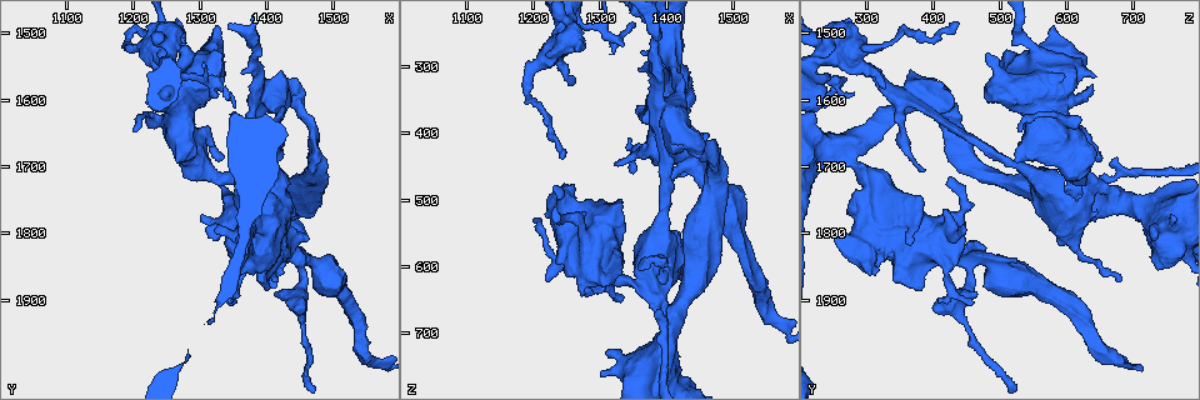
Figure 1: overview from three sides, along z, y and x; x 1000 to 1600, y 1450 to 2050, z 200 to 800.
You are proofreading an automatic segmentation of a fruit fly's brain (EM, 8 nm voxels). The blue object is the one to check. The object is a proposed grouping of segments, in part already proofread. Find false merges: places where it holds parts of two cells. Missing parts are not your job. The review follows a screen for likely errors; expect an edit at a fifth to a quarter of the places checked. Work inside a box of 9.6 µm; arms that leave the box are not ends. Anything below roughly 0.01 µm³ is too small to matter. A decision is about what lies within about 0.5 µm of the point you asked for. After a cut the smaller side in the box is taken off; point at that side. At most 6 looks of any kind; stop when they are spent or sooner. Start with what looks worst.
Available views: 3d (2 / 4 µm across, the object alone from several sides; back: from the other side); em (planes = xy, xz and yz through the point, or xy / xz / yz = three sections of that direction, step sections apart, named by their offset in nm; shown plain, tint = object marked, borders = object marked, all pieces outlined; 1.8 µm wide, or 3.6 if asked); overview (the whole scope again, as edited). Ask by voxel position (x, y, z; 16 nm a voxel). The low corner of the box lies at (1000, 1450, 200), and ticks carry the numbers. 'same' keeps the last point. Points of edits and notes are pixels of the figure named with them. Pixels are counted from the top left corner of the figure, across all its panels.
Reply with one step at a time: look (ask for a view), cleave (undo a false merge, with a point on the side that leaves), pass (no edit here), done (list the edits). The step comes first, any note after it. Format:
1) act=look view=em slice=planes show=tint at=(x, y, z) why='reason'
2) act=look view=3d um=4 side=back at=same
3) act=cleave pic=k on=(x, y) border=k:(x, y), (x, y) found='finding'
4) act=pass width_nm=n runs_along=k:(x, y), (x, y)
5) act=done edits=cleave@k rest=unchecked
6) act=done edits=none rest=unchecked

act=look view=em slice=xz step=8 show=tint at=(1300, 1570, 245) why='abrupt turn'

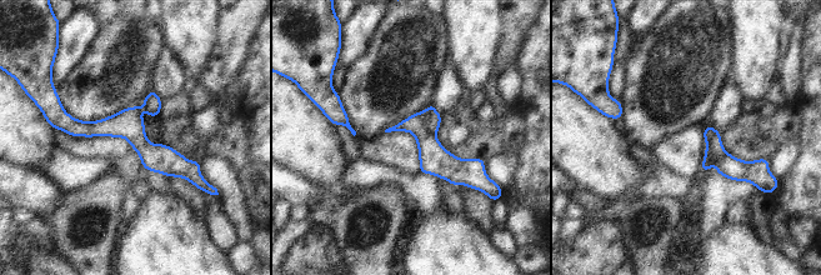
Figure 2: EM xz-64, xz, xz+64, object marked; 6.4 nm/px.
act=look view=em slice=planes show=tint at=same why='another direction'

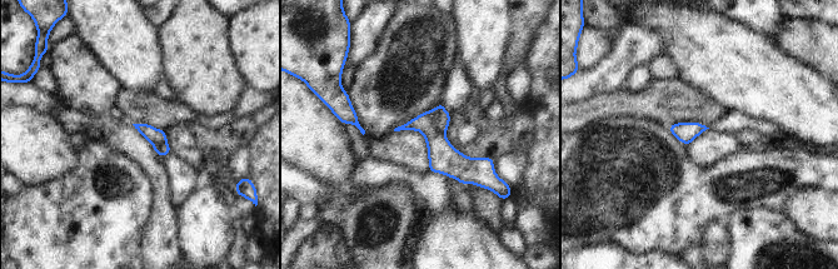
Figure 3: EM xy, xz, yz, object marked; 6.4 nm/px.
act=cleave pic=3 on=(444, 158) part_leaving=3:(405, 126), (420, 126), (482, 180) found='two cells meet here'

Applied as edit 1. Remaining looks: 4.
act=look view=overview why='redraw'

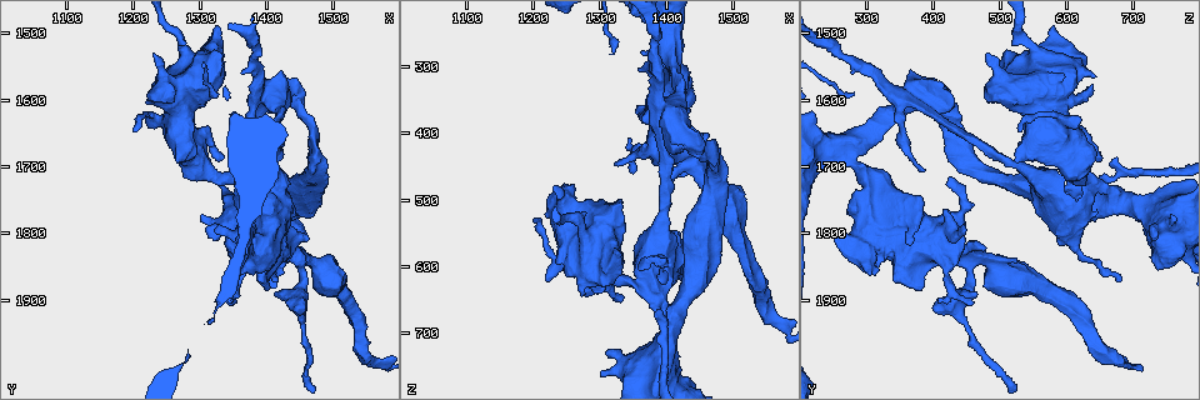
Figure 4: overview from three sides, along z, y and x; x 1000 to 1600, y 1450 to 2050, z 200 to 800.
act=look view=em slice=xy step=16 show=tint at=(1415, 1755, 680) why='thick turns thin'

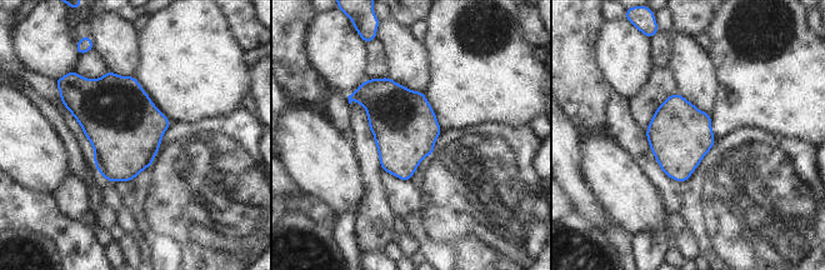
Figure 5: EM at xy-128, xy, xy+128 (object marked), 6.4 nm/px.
act=look view=em slice=yz step=8 show=tint at=same

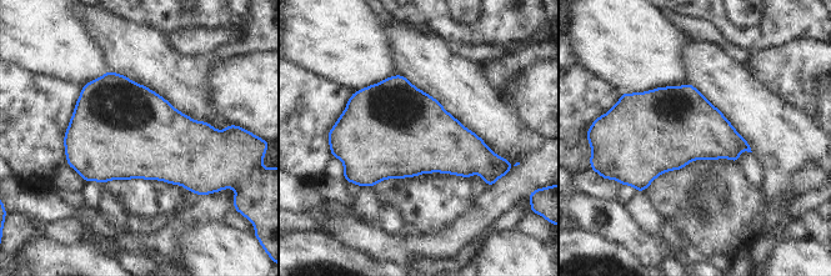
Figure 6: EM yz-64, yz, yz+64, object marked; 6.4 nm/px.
act=pass width_nm=480 found='continuous, no second cell'

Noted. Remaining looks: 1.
act=look view=em um=3.6 slice=planes show=borders at=(1340, 1785, 755) why='thick turns thin'

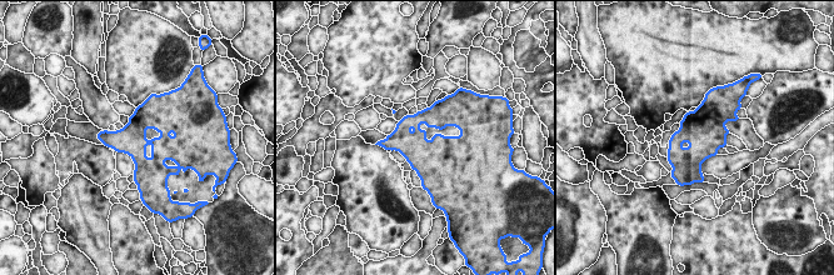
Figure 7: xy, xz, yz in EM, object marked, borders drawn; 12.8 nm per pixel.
act=pass found='one cell here'

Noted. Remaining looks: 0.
act=done edits=cleave@3 rest=unchecked

